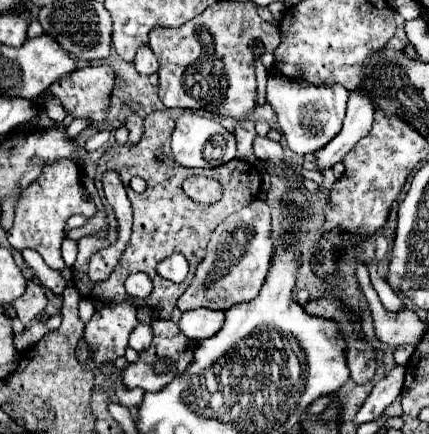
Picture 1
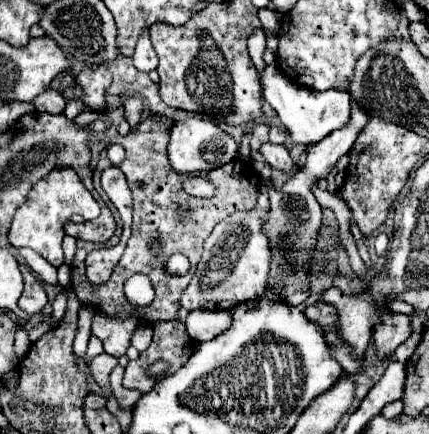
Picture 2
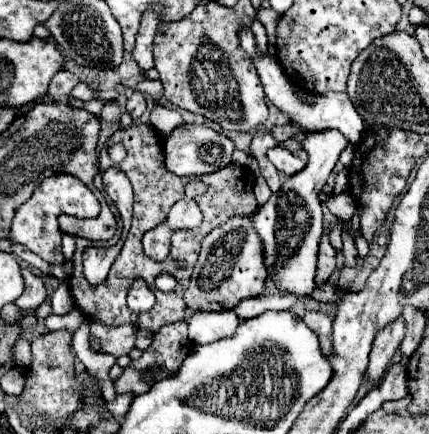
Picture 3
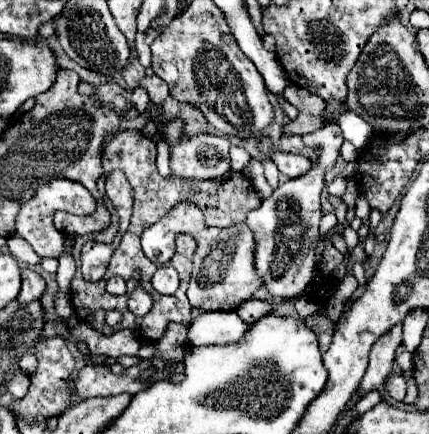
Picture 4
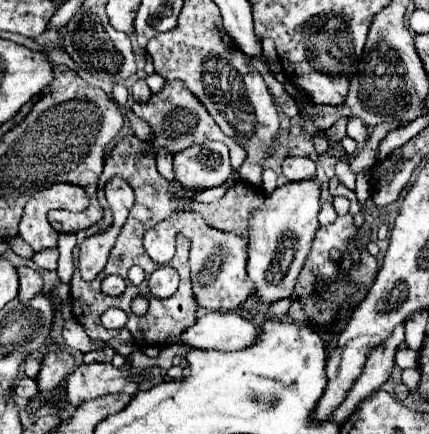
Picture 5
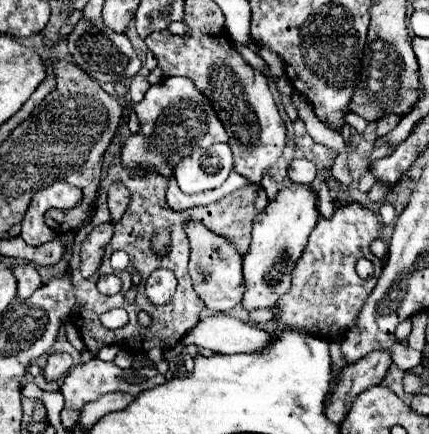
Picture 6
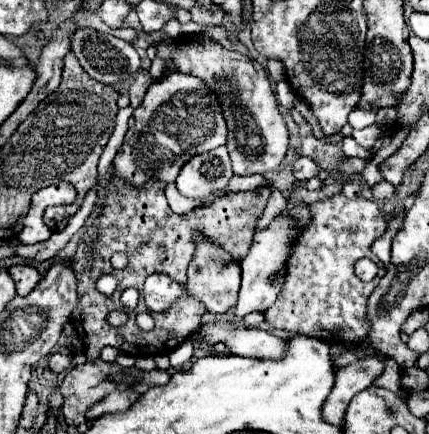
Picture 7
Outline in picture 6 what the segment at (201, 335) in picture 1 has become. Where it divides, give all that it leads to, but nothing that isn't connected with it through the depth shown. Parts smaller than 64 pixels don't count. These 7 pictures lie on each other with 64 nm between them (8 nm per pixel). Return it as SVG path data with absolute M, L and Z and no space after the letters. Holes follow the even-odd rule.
M214 314L202 318L184 338L184 344L194 344L220 354L256 352L270 344L272 336L248 322L228 314Z

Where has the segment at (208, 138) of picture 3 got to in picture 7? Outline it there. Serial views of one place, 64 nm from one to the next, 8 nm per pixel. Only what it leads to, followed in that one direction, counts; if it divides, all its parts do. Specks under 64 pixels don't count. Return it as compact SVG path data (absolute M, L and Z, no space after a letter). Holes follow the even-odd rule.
M226 145L196 154L180 170L180 176L176 178L178 190L188 198L208 198L210 194L222 192L232 178L230 159L222 160L222 156L229 156Z

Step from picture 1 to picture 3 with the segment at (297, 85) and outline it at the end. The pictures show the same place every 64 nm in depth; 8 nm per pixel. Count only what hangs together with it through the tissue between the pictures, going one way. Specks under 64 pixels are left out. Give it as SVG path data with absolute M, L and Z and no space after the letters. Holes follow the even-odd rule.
M244 28L240 32L240 44L250 54L250 58L254 60L254 66L256 66L258 76L262 80L264 94L266 94L268 102L272 102L294 126L298 126L302 134L322 132L322 130L328 130L328 128L338 128L344 136L350 138L352 144L358 144L362 140L362 136L364 136L364 122L360 120L356 108L352 108L352 102L348 100L348 94L326 92L326 94L308 94L308 96L304 96L302 90L296 90L290 84L288 76L284 74L284 70L280 68L280 64L278 64L276 58L270 58L268 54L258 56L256 44L254 44L254 34L252 34L250 28Z

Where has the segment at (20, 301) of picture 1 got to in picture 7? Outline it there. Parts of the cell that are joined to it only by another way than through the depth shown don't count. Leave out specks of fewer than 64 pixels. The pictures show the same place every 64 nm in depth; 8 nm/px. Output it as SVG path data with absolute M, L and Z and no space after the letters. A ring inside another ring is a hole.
M10 266L8 268L10 276L14 278L16 282L16 292L20 296L26 296L34 290L34 286L40 282L40 272L34 268L34 266Z

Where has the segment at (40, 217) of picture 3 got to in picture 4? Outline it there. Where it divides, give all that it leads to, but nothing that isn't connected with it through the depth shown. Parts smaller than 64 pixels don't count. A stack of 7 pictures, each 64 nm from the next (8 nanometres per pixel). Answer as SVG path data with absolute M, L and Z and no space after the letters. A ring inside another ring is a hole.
M66 178L50 180L48 184L38 188L34 198L30 198L18 212L16 234L22 236L40 258L60 258L64 252L64 238L58 234L58 230L54 228L54 222L52 222L54 212L58 212L58 210L66 210L66 212L72 212L78 216L88 216L96 210L96 198L80 182L66 180Z

